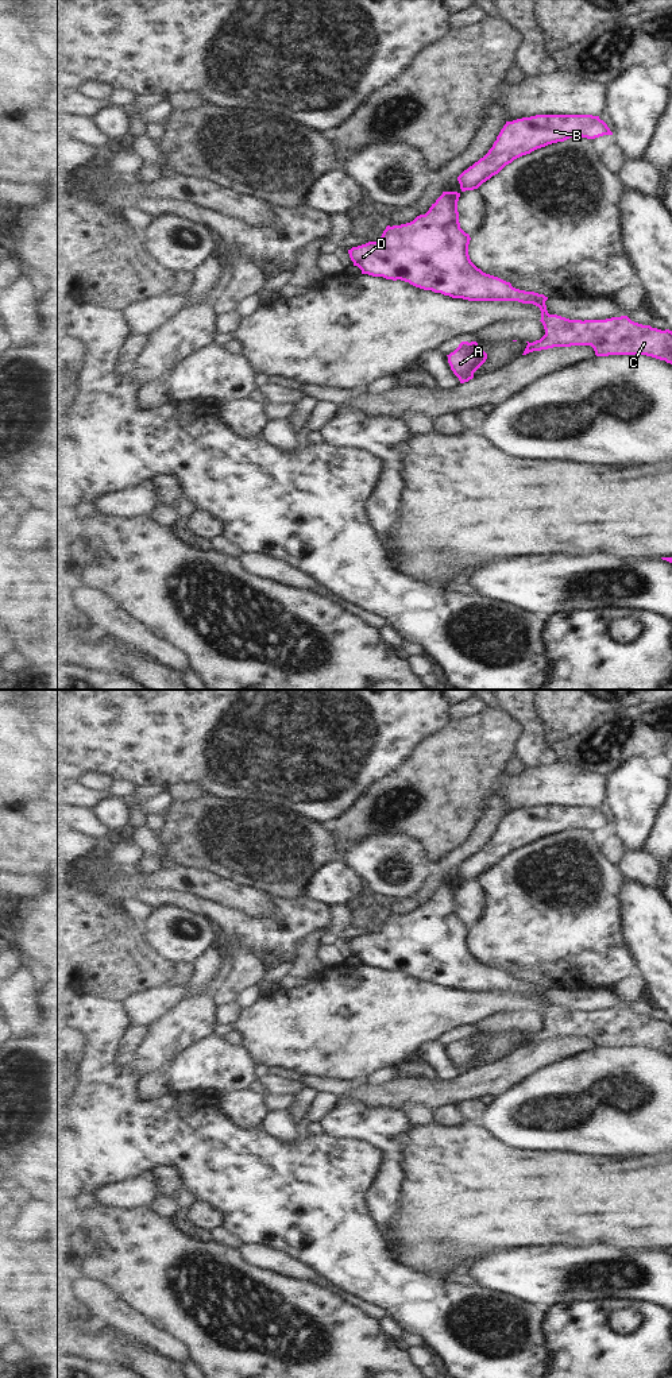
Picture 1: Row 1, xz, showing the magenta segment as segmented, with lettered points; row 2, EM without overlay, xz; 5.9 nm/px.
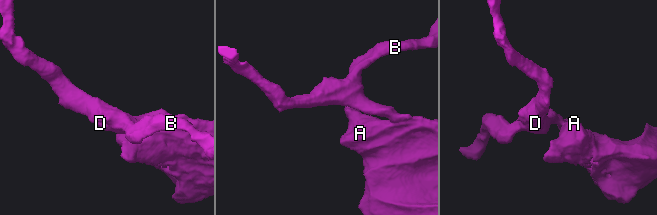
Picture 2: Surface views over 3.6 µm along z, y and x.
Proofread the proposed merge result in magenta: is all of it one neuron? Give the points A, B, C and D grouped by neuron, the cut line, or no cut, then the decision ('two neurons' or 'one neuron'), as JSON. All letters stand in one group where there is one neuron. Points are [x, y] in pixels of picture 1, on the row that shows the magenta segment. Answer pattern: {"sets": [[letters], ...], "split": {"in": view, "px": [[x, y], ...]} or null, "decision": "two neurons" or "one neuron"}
{"sets": [["A", "B", "C", "D"]], "split": null, "decision": "one neuron"}

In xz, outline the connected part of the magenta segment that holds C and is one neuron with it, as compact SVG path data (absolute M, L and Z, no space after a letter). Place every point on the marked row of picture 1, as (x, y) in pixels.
M443 192L425 215L417 216L413 221L401 225L387 225L382 236L376 242L368 242L366 244L352 247L348 250L349 258L354 266L362 270L362 274L372 277L383 277L386 279L401 279L410 285L441 293L452 298L463 298L468 301L518 301L522 304L533 304L541 310L541 323L545 329L545 335L533 343L528 343L522 355L533 351L548 350L553 347L571 347L571 346L591 346L596 356L609 355L646 355L660 360L665 360L672 364L672 331L652 328L650 325L642 325L632 321L627 316L611 317L606 320L569 320L557 314L549 314L547 310L545 301L548 297L534 292L525 292L511 286L498 277L483 273L470 259L468 244L470 235L460 228L457 201L460 193L457 192Z

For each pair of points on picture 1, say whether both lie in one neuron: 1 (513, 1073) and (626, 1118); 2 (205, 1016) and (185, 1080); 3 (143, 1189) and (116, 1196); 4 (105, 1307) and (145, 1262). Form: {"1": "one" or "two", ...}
{"1": "two", "2": "two", "3": "one", "4": "two"}

